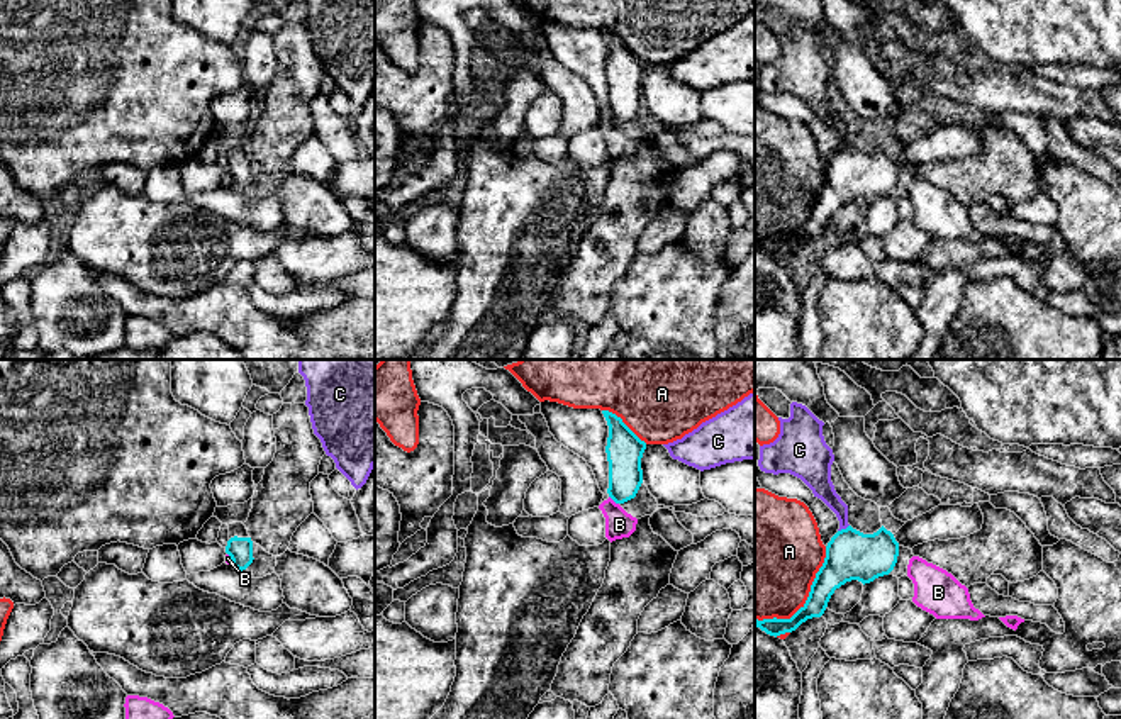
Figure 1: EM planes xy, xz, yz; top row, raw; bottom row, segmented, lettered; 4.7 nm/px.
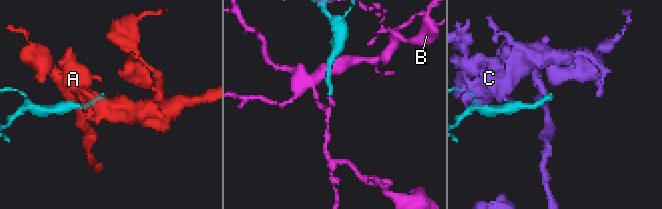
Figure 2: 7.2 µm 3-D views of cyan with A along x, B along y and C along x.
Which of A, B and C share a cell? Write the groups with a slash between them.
A / B / C

